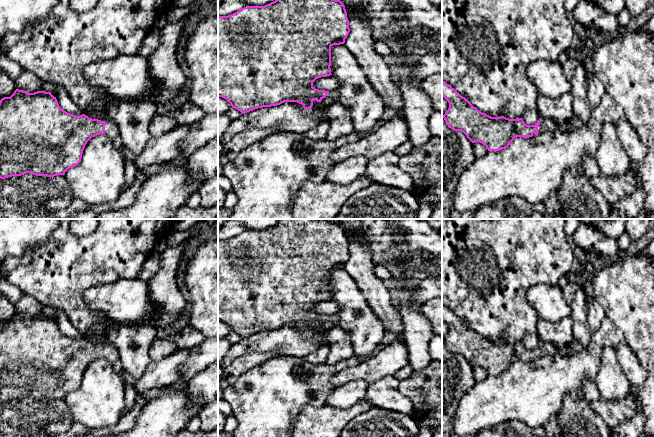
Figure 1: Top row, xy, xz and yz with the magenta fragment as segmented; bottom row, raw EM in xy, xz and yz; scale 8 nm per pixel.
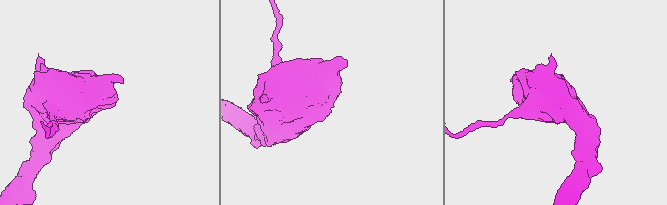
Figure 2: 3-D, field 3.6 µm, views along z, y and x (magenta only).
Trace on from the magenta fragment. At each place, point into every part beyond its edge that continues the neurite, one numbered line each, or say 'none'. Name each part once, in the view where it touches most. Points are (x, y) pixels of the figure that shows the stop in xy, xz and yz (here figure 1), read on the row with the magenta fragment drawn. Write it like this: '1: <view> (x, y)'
1: yz (546, 124)

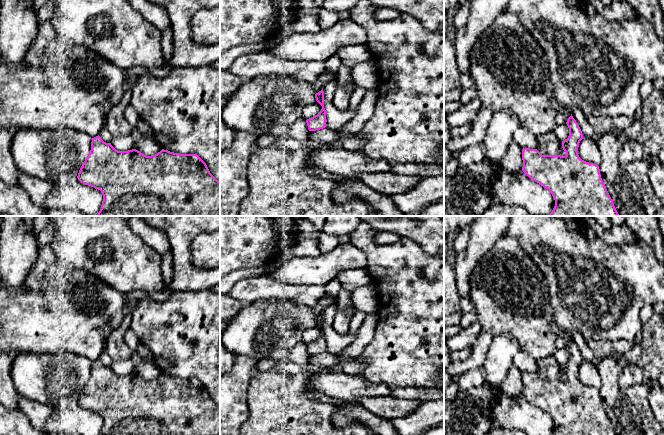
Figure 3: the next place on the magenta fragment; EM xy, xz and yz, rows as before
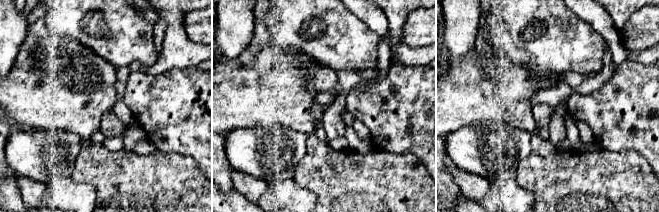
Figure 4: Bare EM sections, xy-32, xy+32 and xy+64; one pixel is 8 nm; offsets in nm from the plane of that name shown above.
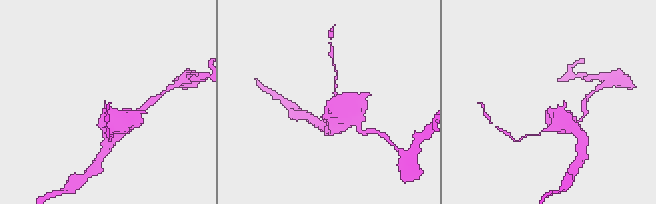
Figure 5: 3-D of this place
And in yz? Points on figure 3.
none

